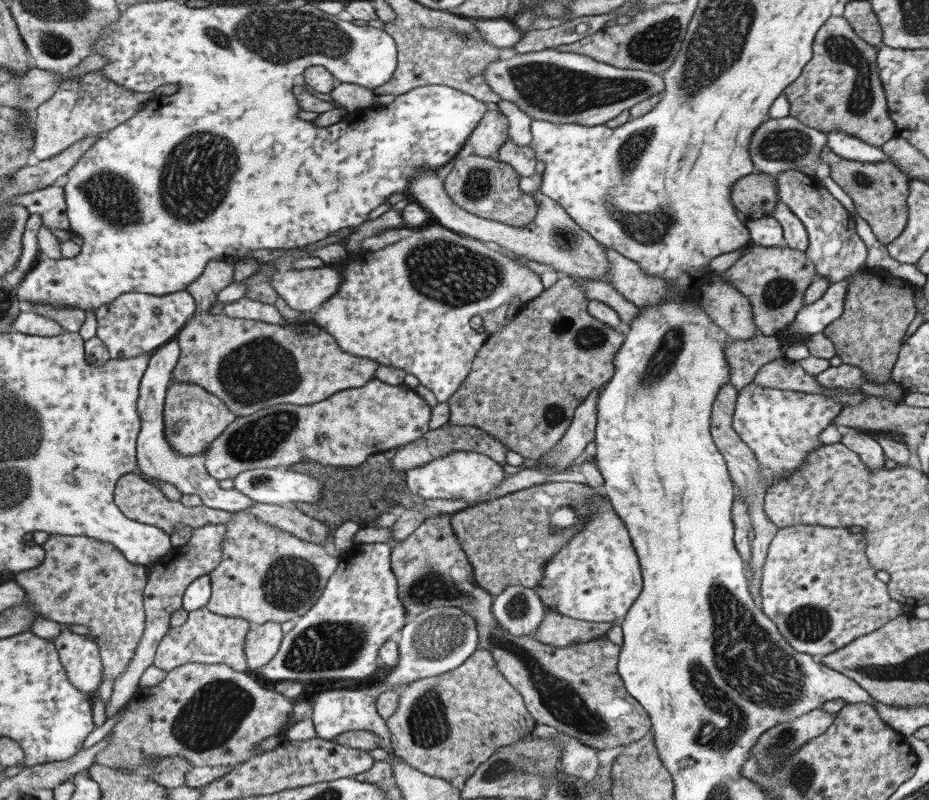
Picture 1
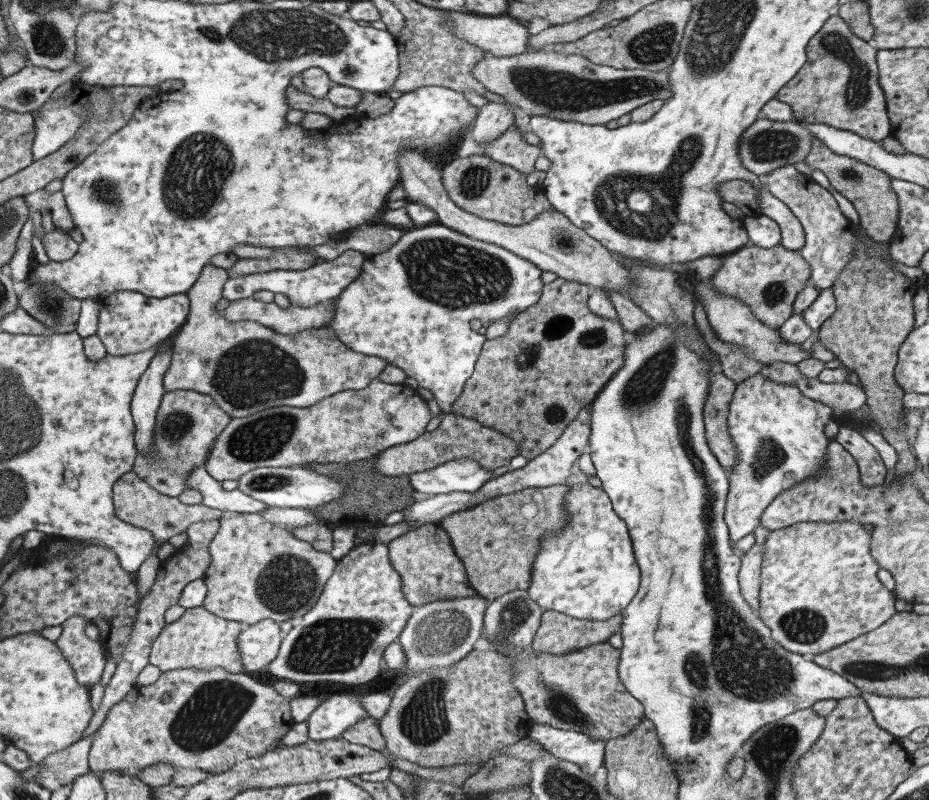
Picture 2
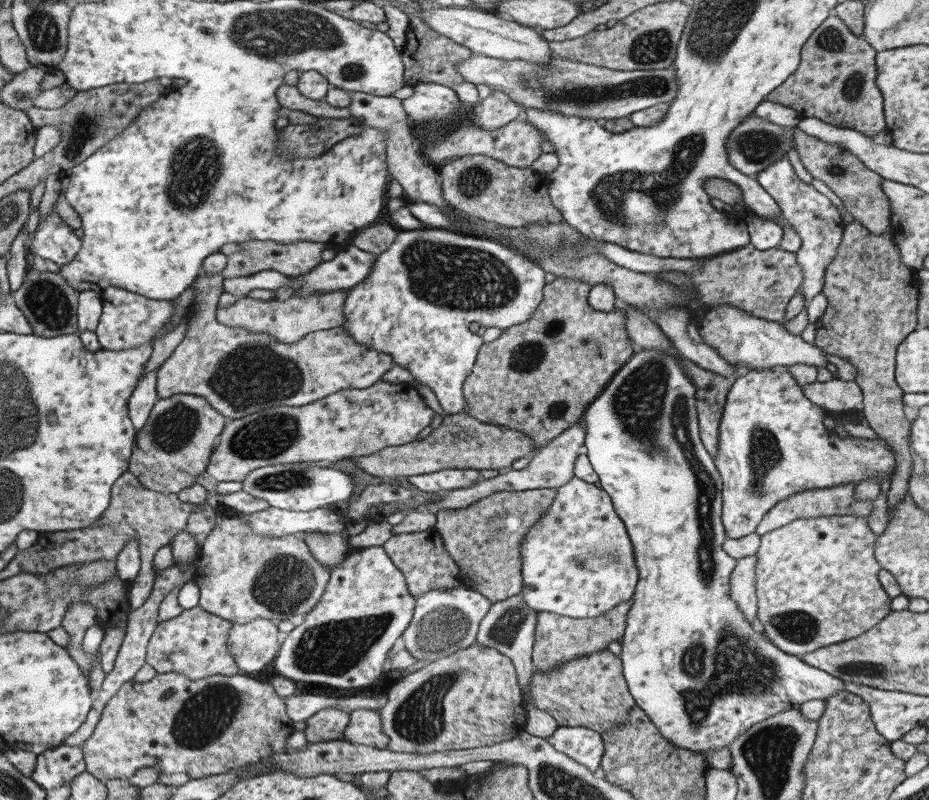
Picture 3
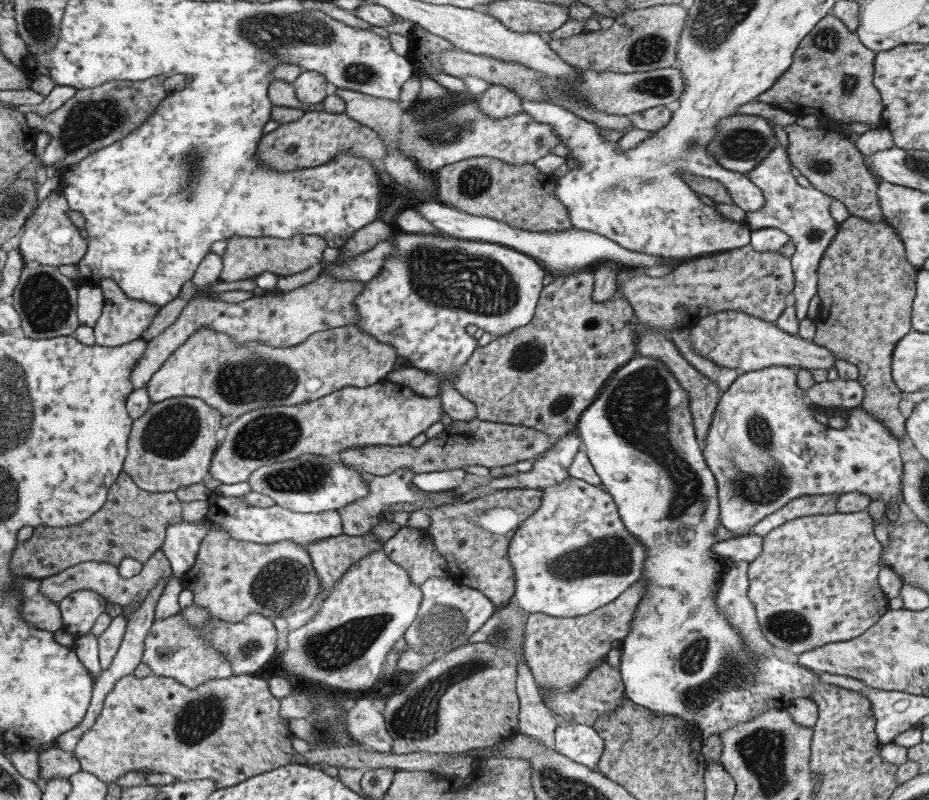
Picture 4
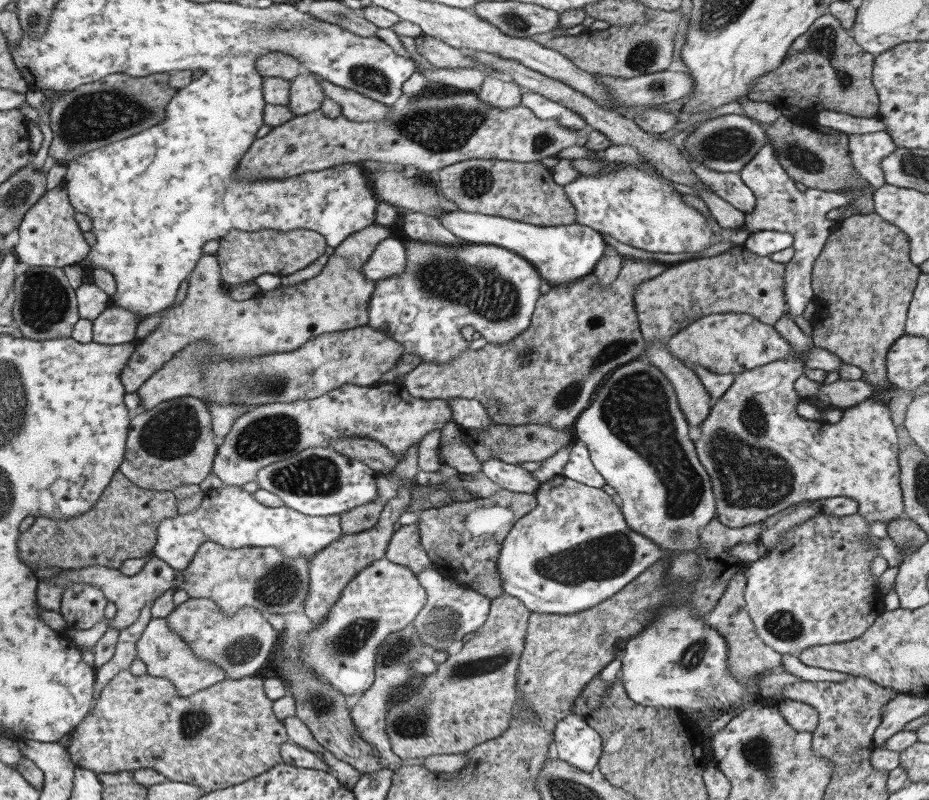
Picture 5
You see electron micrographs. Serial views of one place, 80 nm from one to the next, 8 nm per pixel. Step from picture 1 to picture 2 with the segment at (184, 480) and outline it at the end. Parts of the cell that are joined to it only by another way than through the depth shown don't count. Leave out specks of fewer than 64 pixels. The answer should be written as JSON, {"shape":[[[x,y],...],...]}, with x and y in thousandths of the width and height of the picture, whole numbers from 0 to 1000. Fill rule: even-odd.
{"shape":[[[185,438],[163,446],[147,476],[140,503],[140,516],[144,528],[144,558],[146,566],[154,571],[158,571],[163,561],[166,521],[177,491],[174,470],[182,458],[184,444]],[[221,583],[208,585],[198,600],[198,610],[212,611],[216,616],[219,633],[251,641],[277,641],[286,636],[285,630],[258,615],[257,611],[240,613],[237,603],[225,595]]]}

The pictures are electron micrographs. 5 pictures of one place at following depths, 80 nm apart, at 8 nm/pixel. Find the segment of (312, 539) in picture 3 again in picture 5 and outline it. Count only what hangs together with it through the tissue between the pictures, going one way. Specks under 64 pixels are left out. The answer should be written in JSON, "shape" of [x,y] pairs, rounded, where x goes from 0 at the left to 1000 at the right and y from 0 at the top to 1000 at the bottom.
{"shape":[[[447,596],[439,600],[437,605],[433,605],[427,619],[414,629],[402,660],[384,668],[366,668],[365,673],[342,688],[332,700],[333,738],[326,758],[327,766],[335,774],[336,783],[343,780],[349,774],[374,726],[378,725],[384,715],[389,715],[393,708],[397,708],[399,701],[413,696],[418,675],[423,665],[423,655],[428,651],[431,643],[437,640],[438,633],[443,628],[440,609],[449,606],[446,599]]]}

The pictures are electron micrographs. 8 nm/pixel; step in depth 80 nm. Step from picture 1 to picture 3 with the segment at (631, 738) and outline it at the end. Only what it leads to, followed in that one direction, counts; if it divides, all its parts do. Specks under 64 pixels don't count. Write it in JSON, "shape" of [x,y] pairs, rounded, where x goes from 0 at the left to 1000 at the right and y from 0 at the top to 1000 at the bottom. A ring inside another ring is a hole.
{"shape":[[[466,660],[455,665],[422,668],[411,684],[425,710],[434,718],[436,733],[447,749],[467,735],[490,735],[494,731],[494,713],[490,701],[479,688],[475,671]],[[653,810],[611,825],[603,834],[591,836],[587,841],[572,841],[566,868],[568,868],[568,878],[580,889],[593,895],[601,909],[623,908],[645,918],[651,915],[654,910],[659,910],[659,908],[663,908],[663,905],[667,905],[667,903],[674,903],[677,886],[685,880],[675,863],[674,853],[670,844],[667,823],[663,818],[656,815]]]}

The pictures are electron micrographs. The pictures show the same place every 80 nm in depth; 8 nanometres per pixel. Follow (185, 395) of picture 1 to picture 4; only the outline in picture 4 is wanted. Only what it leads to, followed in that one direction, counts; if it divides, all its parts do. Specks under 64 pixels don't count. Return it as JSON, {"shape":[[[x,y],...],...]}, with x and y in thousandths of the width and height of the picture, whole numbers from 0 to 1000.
{"shape":[[[186,496],[163,505],[147,525],[142,526],[131,590],[157,615],[188,616],[192,610],[216,604],[225,591],[227,573],[234,560],[231,540],[238,538],[237,525],[239,520],[230,510],[210,496]]]}

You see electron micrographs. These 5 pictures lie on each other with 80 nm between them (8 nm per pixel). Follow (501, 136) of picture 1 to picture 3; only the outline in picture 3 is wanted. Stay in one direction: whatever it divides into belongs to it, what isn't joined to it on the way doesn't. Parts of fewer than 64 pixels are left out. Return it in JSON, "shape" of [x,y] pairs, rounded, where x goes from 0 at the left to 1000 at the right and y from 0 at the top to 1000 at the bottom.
{"shape":[[[527,114],[509,138],[508,151],[520,163],[533,163],[554,149],[560,134],[546,118]]]}

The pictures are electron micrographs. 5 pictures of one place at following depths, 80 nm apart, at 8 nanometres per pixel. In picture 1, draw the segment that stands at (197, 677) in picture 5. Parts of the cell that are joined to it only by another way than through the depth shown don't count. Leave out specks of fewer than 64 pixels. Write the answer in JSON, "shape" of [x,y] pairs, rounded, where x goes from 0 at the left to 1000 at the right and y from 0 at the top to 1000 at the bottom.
{"shape":[[[221,759],[202,764],[199,778],[191,784],[182,784],[179,794],[167,811],[165,833],[177,839],[201,829],[241,830],[255,840],[266,838],[263,801],[270,780],[263,773],[236,770]]]}

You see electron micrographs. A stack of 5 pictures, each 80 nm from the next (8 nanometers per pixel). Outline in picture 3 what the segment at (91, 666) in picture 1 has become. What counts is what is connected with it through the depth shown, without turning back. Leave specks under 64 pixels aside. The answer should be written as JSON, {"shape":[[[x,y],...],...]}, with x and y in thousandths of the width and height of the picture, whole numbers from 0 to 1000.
{"shape":[[[88,750],[78,753],[71,760],[70,768],[65,778],[65,784],[72,791],[73,801],[69,805],[69,811],[85,834],[87,843],[95,848],[99,828],[107,826],[108,815],[103,814],[95,819],[89,815],[89,791],[96,783],[104,780],[102,761]]]}

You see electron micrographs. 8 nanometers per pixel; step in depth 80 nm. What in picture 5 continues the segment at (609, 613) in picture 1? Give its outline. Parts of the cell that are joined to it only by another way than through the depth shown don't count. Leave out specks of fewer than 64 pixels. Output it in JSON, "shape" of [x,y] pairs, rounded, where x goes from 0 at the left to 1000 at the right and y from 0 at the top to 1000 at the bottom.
{"shape":[[[603,595],[589,603],[580,604],[575,620],[576,635],[574,635],[574,639],[569,639],[561,648],[558,648],[554,655],[551,656],[550,663],[546,666],[546,670],[543,670],[538,680],[537,695],[533,703],[533,713],[537,718],[537,725],[544,743],[559,749],[571,766],[582,765],[584,768],[618,769],[628,765],[658,748],[663,740],[666,740],[666,736],[677,730],[681,724],[686,724],[688,718],[693,715],[701,705],[714,698],[717,691],[717,688],[709,685],[705,678],[701,678],[698,673],[681,665],[671,650],[671,644],[668,643],[670,635],[663,629],[663,625],[658,624],[658,620],[653,620],[647,611]]]}

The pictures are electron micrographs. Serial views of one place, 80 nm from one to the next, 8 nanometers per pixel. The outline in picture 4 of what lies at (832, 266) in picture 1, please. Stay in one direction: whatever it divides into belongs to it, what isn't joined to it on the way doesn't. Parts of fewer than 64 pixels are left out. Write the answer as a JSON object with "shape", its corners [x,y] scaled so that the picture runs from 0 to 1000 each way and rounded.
{"shape":[[[835,180],[817,205],[813,206],[802,220],[811,229],[822,248],[817,263],[802,265],[802,283],[809,291],[820,284],[836,285],[853,300],[856,313],[850,320],[855,345],[853,365],[857,399],[860,405],[868,398],[872,375],[878,369],[879,334],[895,299],[899,296],[903,281],[892,269],[895,245],[882,240],[875,234],[864,234],[856,226],[856,218],[848,199],[848,193],[841,181]]]}

